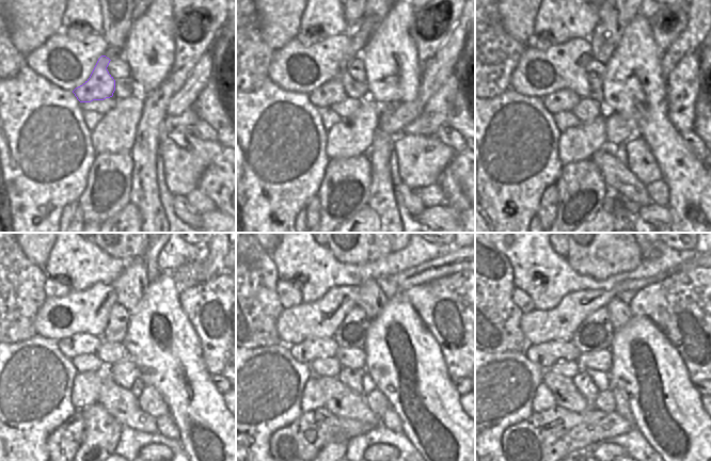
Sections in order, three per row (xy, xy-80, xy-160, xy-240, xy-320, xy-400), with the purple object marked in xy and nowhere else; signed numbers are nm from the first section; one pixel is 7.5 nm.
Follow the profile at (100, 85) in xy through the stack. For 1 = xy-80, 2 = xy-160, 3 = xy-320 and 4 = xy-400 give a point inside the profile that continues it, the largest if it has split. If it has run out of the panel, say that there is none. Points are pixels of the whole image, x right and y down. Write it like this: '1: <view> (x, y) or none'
1: xy-80 (331, 92)
2: xy-160 (565, 99)
3: xy-320 (305, 352)
4: xy-400 (544, 355)

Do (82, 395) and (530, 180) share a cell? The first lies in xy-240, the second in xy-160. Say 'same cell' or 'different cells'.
different cells

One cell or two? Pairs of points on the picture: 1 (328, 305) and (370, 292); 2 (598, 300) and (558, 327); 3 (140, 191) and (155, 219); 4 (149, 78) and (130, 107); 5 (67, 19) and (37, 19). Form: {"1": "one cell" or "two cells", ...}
{"1": "two cells", "2": "one cell", "3": "one cell", "4": "two cells", "5": "two cells"}

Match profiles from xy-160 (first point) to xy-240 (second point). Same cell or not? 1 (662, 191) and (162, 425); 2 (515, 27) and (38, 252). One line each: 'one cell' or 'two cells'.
1: one cell
2: one cell

